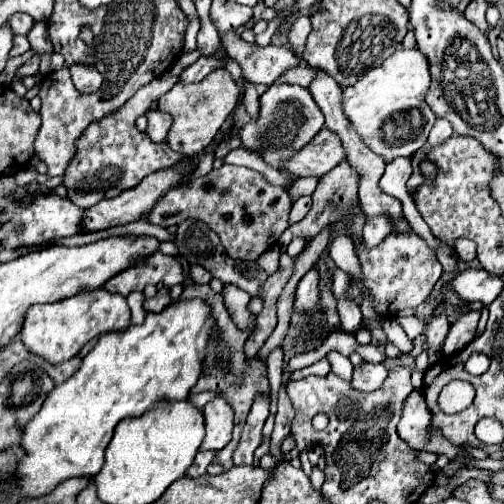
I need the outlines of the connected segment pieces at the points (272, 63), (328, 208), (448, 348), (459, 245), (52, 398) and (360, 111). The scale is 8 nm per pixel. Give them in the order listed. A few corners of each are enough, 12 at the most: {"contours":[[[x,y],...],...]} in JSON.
{"contours":[[[220,35],[250,83],[272,85],[298,57],[286,47],[256,47]],[[344,161],[320,179],[312,209],[278,239],[310,239],[358,205],[360,175]],[[480,311],[450,327],[444,355],[458,353],[474,339]],[[458,239],[454,249],[464,261],[476,257],[476,245],[468,239]],[[180,299],[102,335],[24,427],[24,497],[102,469],[118,421],[200,379]],[[398,47],[344,89],[344,113],[390,163],[436,123],[430,67]]]}

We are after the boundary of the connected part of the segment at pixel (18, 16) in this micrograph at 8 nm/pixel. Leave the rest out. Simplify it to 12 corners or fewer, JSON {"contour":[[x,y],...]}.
{"contour":[[27,13],[9,18],[14,34],[26,35],[33,25]]}

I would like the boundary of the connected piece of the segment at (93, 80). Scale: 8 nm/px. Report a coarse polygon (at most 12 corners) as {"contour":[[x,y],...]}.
{"contour":[[92,65],[70,66],[74,86],[82,93],[94,93],[102,75]]}

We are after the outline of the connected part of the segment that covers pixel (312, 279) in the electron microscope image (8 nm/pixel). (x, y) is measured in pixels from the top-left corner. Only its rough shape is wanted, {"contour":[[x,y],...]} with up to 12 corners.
{"contour":[[318,265],[296,287],[296,311],[318,309]]}

